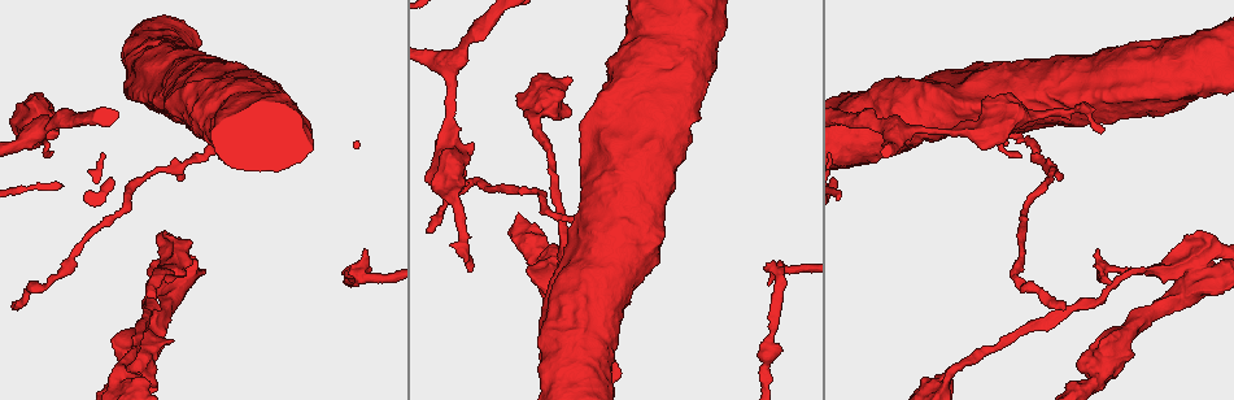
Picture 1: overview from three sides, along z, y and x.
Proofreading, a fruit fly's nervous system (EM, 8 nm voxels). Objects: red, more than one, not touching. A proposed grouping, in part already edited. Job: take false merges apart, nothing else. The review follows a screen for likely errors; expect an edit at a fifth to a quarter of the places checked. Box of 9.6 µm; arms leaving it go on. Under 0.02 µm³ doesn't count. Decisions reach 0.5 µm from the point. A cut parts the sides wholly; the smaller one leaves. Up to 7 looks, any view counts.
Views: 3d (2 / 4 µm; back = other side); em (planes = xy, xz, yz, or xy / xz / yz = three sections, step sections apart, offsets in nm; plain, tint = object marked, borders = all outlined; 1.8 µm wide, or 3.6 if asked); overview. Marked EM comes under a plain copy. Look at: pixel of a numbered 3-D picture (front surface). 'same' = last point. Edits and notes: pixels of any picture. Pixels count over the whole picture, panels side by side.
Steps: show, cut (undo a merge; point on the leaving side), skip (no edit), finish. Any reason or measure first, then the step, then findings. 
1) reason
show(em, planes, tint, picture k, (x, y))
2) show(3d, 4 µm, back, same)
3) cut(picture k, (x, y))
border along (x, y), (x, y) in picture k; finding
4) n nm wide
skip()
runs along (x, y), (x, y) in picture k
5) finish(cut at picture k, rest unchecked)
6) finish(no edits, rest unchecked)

sharp bend
show(em, xy, step 8, tint, picture 1, (780, 270))

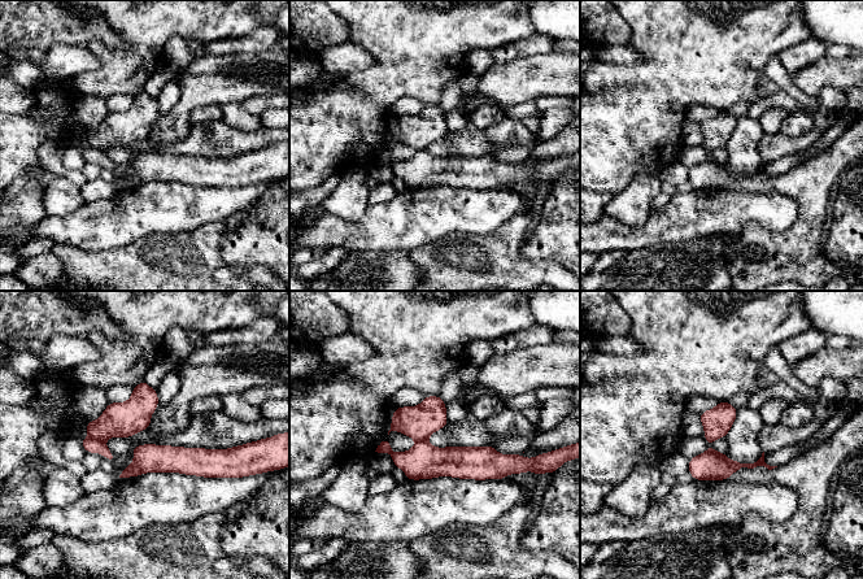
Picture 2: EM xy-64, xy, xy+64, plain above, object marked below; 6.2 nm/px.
cut(picture 2, (120, 419))
two cells meet here

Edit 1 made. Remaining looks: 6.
see it whole again
show(overview)

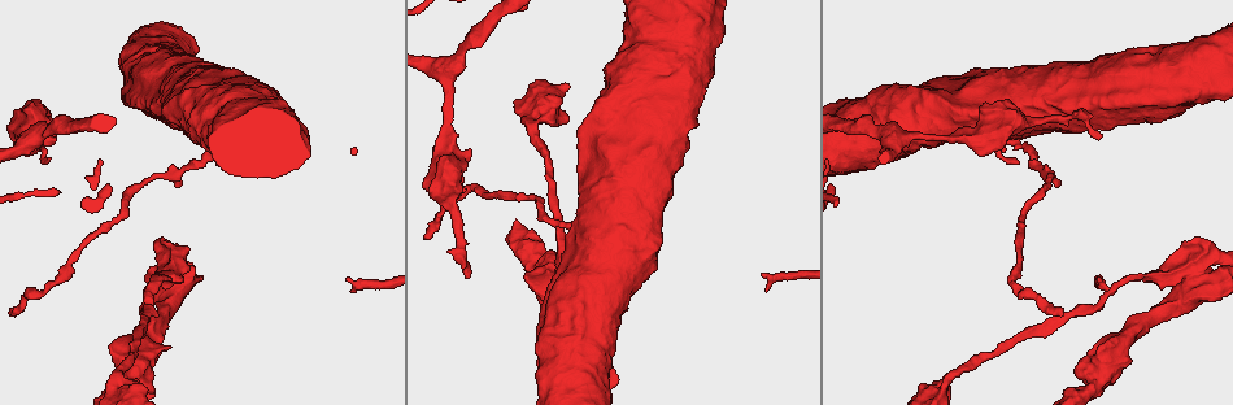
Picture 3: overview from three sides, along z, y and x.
sudden change in width
show(3d, 4 µm, picture 3, (142, 375))

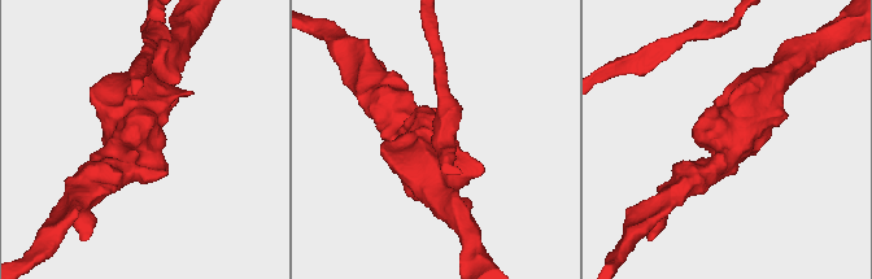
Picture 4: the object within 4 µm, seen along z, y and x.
show(em, 3.6 µm, planes, tint, picture 4, (747, 133))

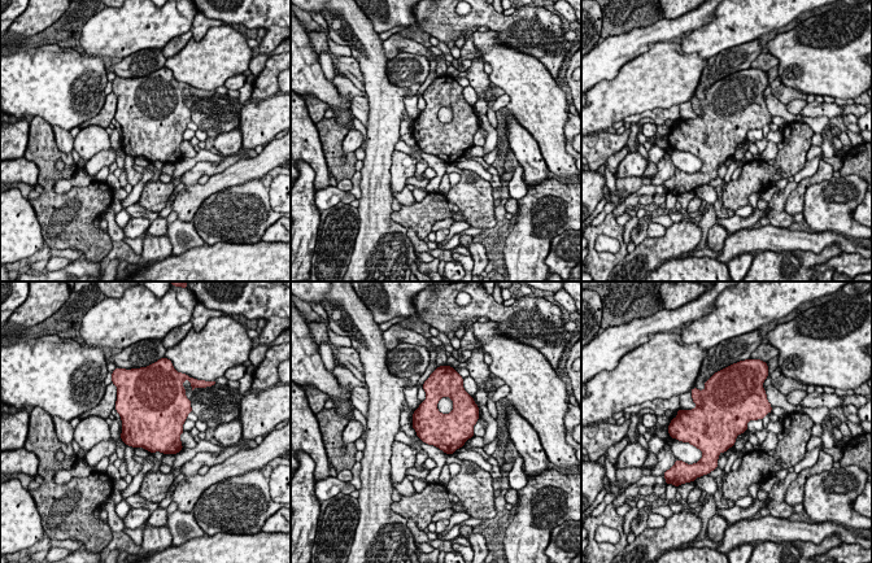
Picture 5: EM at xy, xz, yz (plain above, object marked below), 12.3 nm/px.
460 nm wide
skip()
one cell here

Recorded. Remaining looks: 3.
sudden change in width
show(em, 3.6 µm, xz, step 4, tint, picture 3, (945, 387))

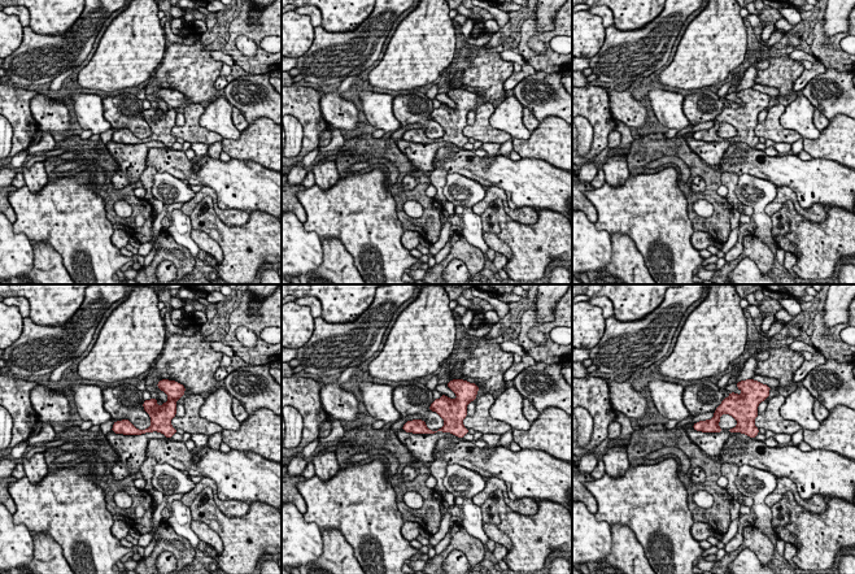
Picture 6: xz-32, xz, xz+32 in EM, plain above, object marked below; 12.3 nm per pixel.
170 nm wide
skip()
all the same cell

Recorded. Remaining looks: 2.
finish(cut at picture 2, rest unchecked)

